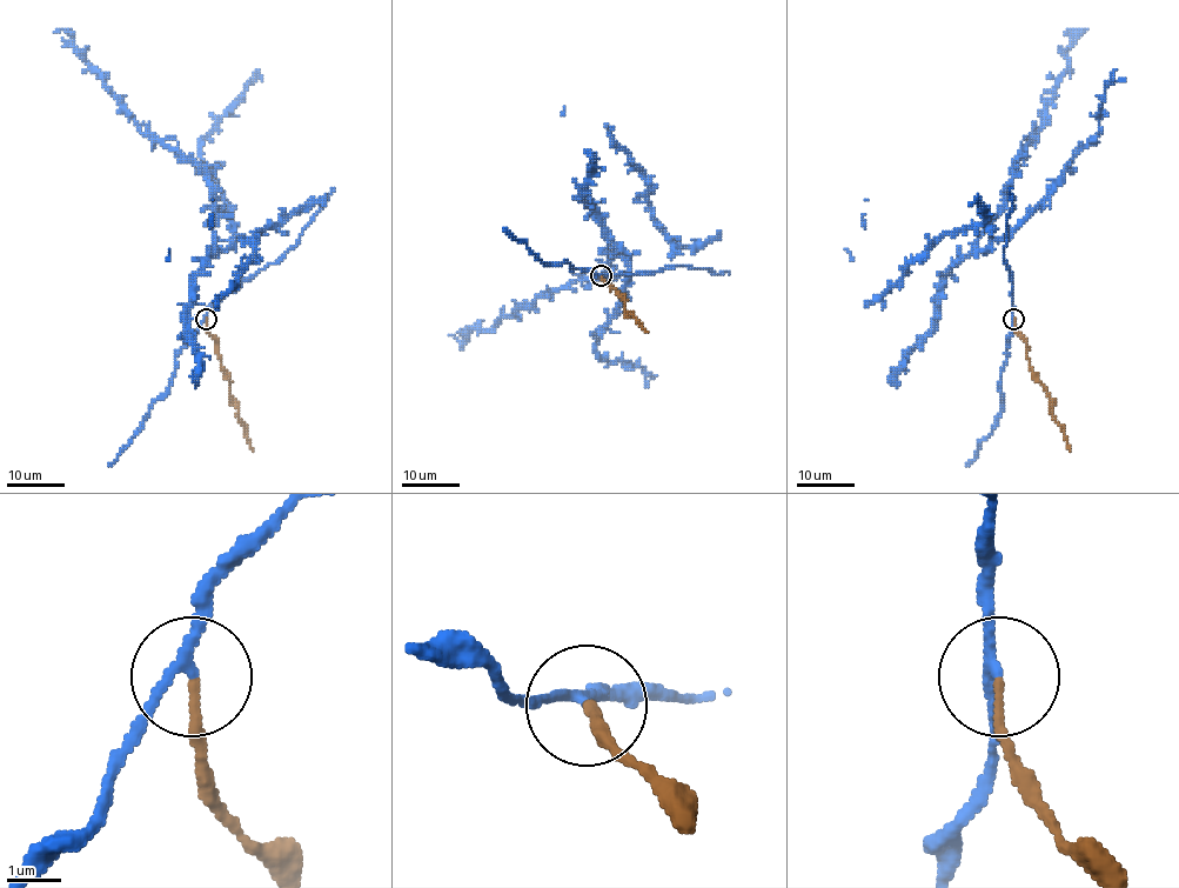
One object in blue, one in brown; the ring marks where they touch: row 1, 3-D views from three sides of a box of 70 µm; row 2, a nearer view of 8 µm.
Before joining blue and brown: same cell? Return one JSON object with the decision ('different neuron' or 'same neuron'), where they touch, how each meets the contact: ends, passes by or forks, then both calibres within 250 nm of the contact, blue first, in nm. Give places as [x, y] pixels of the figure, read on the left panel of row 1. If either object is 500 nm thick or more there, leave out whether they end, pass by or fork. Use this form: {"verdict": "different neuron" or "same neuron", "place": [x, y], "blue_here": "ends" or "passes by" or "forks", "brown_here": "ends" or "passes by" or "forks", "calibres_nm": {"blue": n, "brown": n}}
{"verdict": "different neuron", "place": [206, 319], "blue_here": "passes by", "brown_here": "ends", "calibres_nm": {"blue": 170, "brown": 160}}

